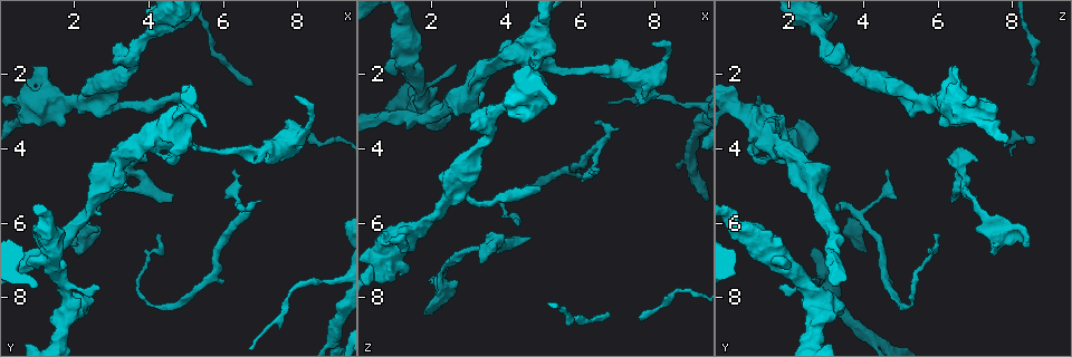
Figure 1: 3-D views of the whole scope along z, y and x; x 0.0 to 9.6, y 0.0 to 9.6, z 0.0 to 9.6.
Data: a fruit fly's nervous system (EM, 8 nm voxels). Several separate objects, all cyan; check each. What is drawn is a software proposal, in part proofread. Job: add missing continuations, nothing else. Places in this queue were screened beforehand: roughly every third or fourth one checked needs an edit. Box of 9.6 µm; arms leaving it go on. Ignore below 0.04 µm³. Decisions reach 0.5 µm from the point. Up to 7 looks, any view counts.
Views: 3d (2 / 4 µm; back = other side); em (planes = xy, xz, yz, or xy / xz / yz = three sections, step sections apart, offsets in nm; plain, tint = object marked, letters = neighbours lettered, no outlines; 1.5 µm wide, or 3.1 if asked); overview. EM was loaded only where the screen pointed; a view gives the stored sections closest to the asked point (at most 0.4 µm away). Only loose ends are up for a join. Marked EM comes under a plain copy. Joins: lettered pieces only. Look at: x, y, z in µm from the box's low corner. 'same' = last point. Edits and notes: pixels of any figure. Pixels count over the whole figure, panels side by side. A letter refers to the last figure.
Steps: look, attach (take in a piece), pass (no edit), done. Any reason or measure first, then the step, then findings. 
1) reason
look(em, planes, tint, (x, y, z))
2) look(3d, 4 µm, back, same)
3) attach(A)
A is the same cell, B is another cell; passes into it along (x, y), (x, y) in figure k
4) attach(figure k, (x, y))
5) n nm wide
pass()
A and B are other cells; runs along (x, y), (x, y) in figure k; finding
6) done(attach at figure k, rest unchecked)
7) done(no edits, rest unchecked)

branch stops here
look(3d, 4 µm, (4.30, 6.30, 5.90))

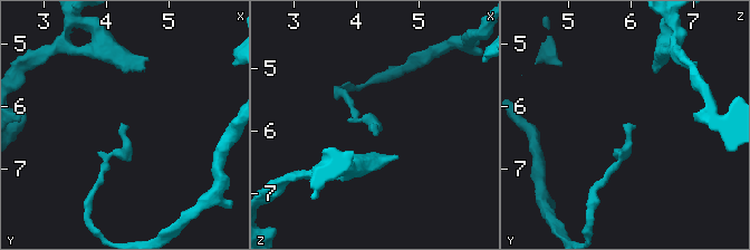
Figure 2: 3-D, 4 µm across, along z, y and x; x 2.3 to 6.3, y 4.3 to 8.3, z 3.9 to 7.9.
need the tissue
look(em, xz, step 4, letters, (4.35, 6.30, 5.90))

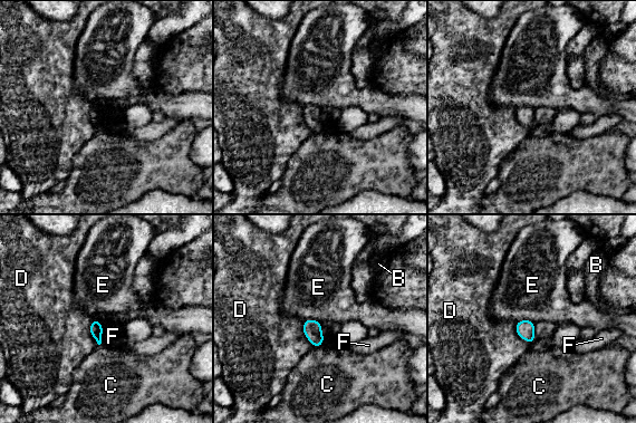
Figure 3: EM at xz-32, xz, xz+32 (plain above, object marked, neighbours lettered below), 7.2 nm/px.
90 nm wide
pass()
B, C, D, E and F are other cells; none of them fits

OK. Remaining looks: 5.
an open end
look(em, planes, letters, (2.05, 6.70, 8.35))

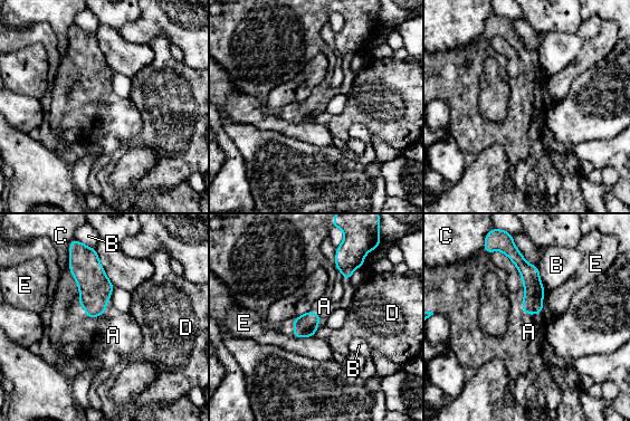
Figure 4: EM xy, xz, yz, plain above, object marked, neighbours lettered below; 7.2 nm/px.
A touches over 320 nm
attach(A)
A is the same cell, B, C, D and E are other cells; it goes on there

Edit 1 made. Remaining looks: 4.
tapers out
look(3d, 4 µm, (6.90, 4.25, 1.65))

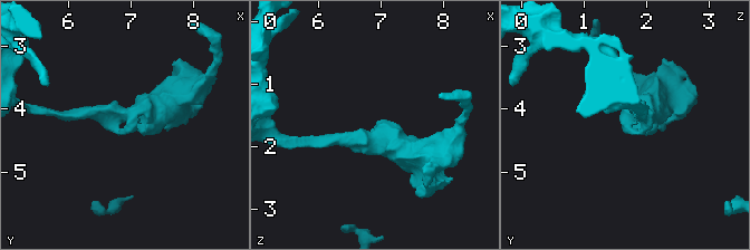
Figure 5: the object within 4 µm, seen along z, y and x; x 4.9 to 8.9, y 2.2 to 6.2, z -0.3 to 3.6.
arms of 170, 440 nm; now the EM
look(em, planes, letters, (6.85, 4.30, 1.65))

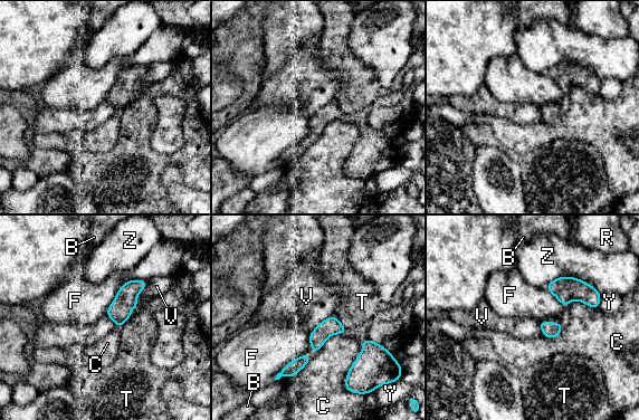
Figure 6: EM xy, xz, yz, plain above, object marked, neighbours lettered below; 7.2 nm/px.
Z touches over 420 nm
pass()
B, C, F, R, T, V, Y and Z are other cells; border along (334, 315), (324, 318), (311, 332) in figure 6; none of them fits

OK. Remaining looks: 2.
done(attach at figure 4, rest unchecked)

